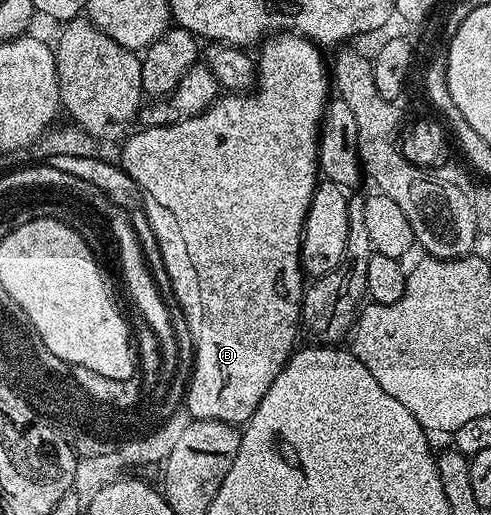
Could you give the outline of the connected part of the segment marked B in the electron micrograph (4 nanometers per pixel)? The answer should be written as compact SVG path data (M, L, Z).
M276 33L271 37L265 38L263 42L259 44L258 50L260 50L260 59L258 55L254 63L256 67L256 81L254 90L251 93L224 93L217 98L215 103L210 104L205 111L198 113L194 117L190 117L186 121L175 123L174 125L166 125L165 127L144 127L143 129L139 129L140 131L133 130L131 134L123 140L122 146L124 146L124 148L120 151L120 159L118 158L119 166L123 167L131 182L135 184L136 187L140 186L141 189L139 188L139 190L143 192L149 200L152 198L158 206L165 207L165 209L172 214L172 219L176 222L177 229L180 230L180 239L184 242L184 251L188 254L189 261L192 262L192 271L196 274L196 287L200 290L200 327L198 323L198 334L194 339L196 345L196 364L192 367L192 377L186 392L186 408L188 407L189 416L191 416L192 419L217 419L223 423L231 423L233 425L243 425L247 423L248 418L254 413L254 409L262 401L262 397L266 397L266 389L270 389L270 385L274 385L274 377L278 377L278 373L286 366L289 357L297 346L296 327L298 331L302 323L302 304L304 302L304 293L306 290L306 276L300 266L300 243L304 239L304 222L308 216L310 201L312 200L313 193L316 192L316 185L318 182L318 156L320 154L320 128L322 126L325 110L330 102L330 94L328 95L328 87L330 91L330 71L326 63L324 67L324 59L320 56L320 54L322 54L321 48L313 43L312 40L305 39L304 36L295 33Z

